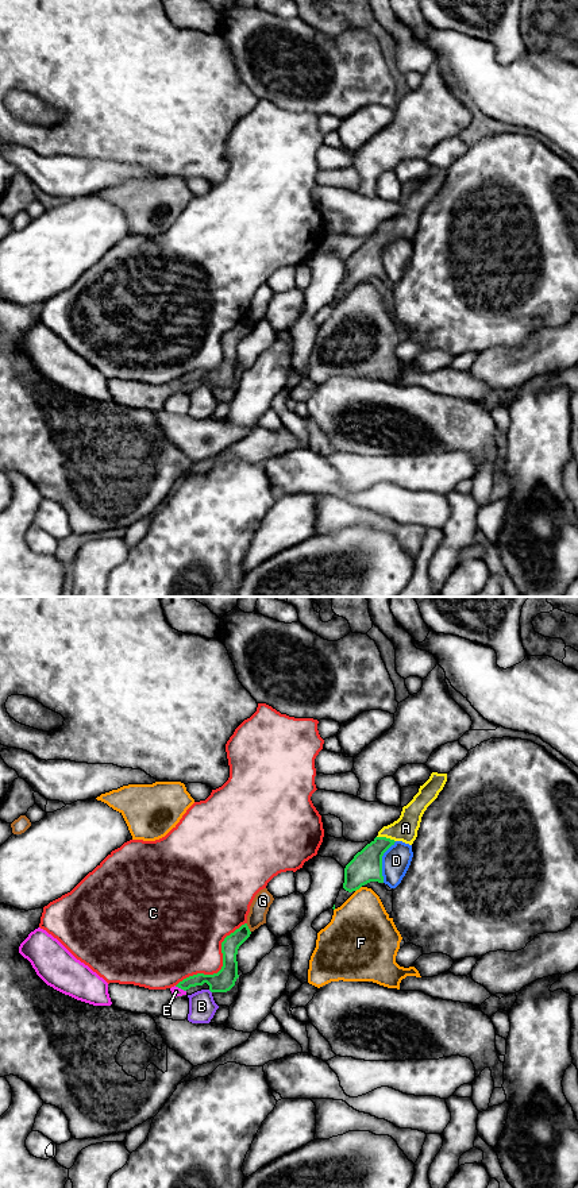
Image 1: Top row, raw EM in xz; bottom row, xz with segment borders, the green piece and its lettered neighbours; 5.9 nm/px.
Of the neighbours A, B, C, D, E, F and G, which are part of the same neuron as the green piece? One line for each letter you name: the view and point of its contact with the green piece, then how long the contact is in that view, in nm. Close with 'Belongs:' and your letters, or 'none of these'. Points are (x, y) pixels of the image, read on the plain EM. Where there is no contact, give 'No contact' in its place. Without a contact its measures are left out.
A: Touches green at xz (385, 232). Shared border 120 nm
Belongs: A

